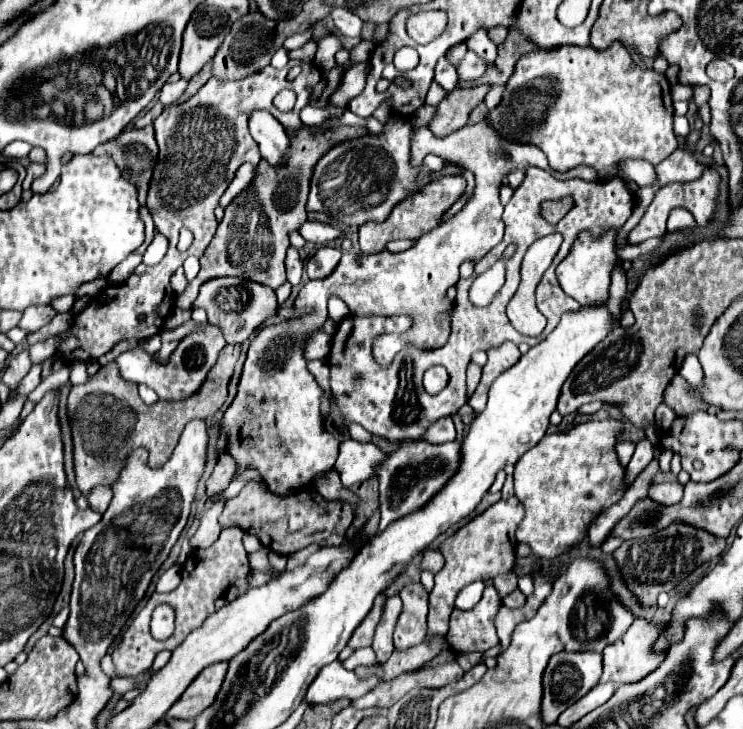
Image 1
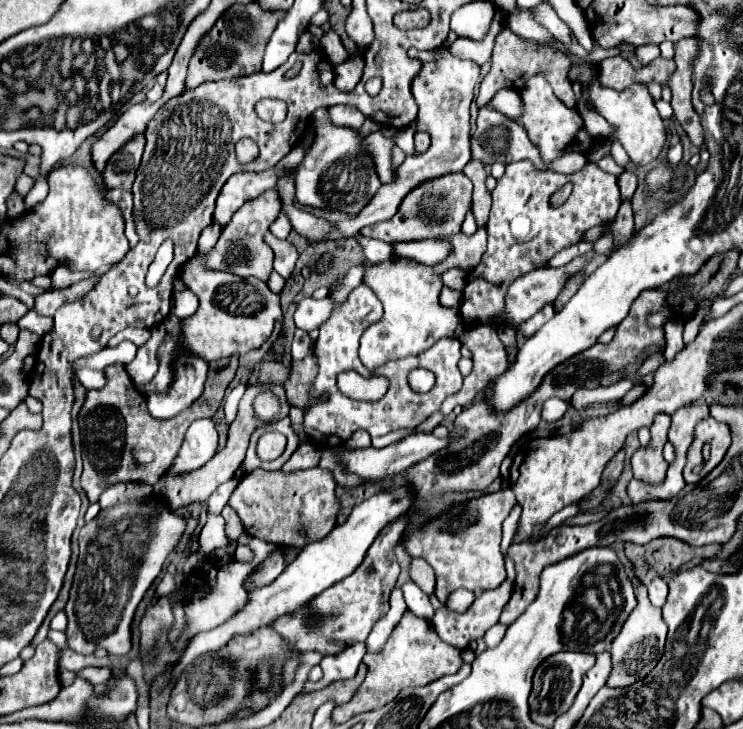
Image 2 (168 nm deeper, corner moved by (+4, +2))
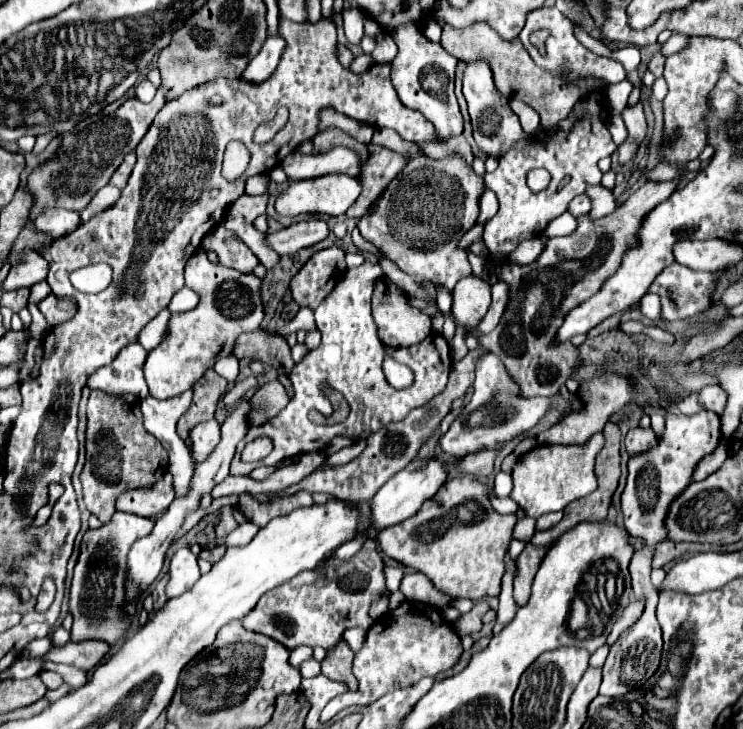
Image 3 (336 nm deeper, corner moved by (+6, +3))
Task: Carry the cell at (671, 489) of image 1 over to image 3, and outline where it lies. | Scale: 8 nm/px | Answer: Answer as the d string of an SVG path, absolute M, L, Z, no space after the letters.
M630 429L626 439L624 439L624 445L626 445L626 451L628 455L634 455L634 453L646 453L646 449L654 449L654 445L658 445L658 439L654 435L652 429Z

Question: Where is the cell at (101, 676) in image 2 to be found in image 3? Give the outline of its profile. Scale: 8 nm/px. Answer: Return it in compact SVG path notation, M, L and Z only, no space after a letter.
M46 663L46 665L44 665L44 669L60 673L60 675L64 677L64 681L66 681L70 687L74 687L74 689L78 689L78 687L86 685L86 679L88 679L88 671L84 671L84 669L78 669L78 667L72 667L72 665Z

